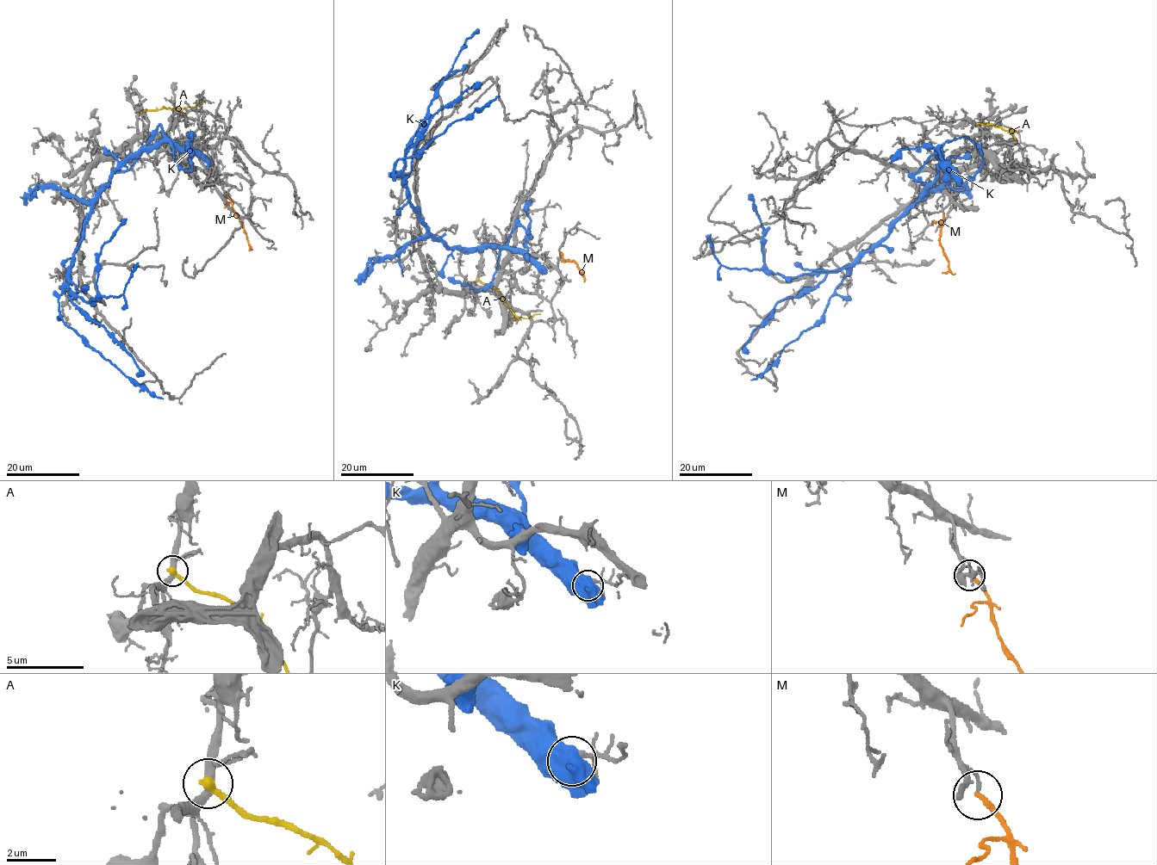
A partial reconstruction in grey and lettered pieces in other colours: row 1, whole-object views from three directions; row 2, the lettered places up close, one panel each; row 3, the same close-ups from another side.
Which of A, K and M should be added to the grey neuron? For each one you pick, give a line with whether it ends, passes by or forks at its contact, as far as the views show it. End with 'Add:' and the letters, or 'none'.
Add: none

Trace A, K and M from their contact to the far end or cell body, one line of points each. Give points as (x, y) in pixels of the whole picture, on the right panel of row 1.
A: (977, 123), (991, 124), (1015, 132), (1010, 127)
K: (956, 178), (939, 151), (924, 193), (834, 270), (730, 268), (710, 234)
M: (944, 214), (940, 244), (948, 268), (955, 274)

